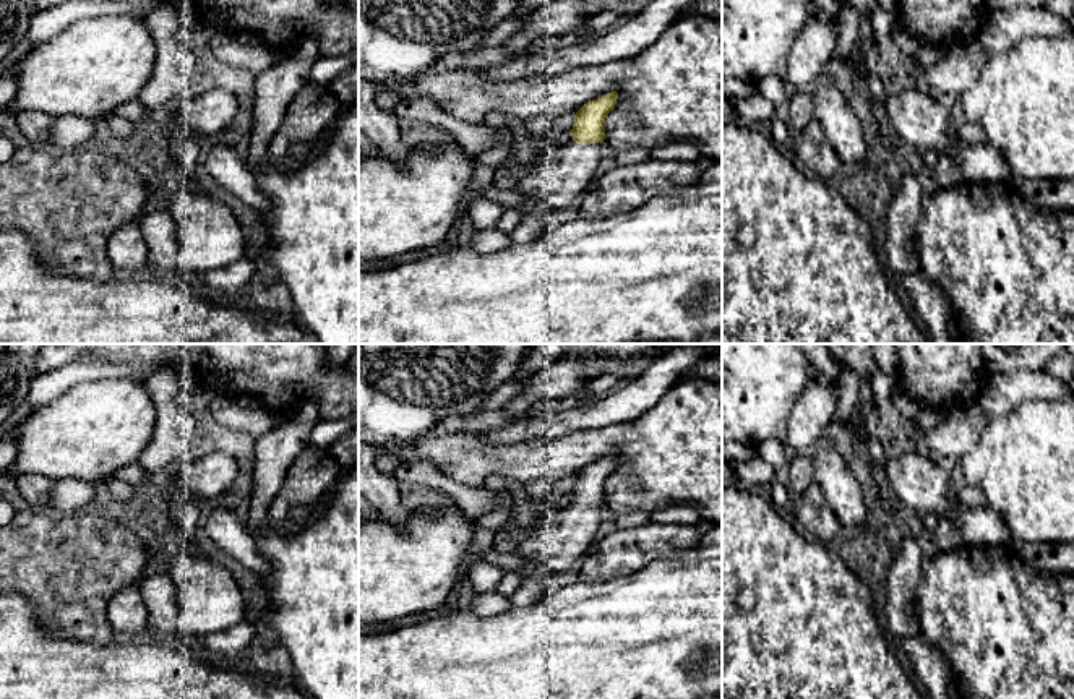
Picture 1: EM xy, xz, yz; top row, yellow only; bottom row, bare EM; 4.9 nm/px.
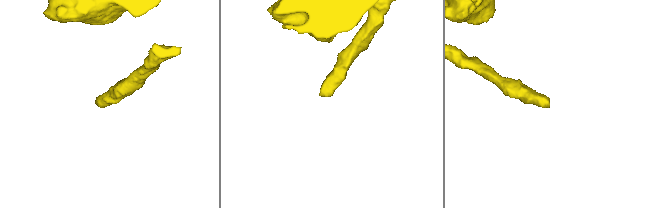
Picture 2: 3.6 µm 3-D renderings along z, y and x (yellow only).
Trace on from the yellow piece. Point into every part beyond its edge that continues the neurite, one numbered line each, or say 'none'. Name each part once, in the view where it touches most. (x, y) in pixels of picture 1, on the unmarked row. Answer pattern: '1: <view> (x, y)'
1: xz (568, 534)

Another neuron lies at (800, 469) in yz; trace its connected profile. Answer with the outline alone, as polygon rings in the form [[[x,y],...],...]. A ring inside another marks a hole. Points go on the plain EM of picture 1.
[[[813,452],[795,454],[788,461],[788,491],[792,496],[801,495],[813,480]]]

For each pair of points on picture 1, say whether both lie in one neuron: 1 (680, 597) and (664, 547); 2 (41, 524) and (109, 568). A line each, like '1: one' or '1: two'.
1: two
2: one

